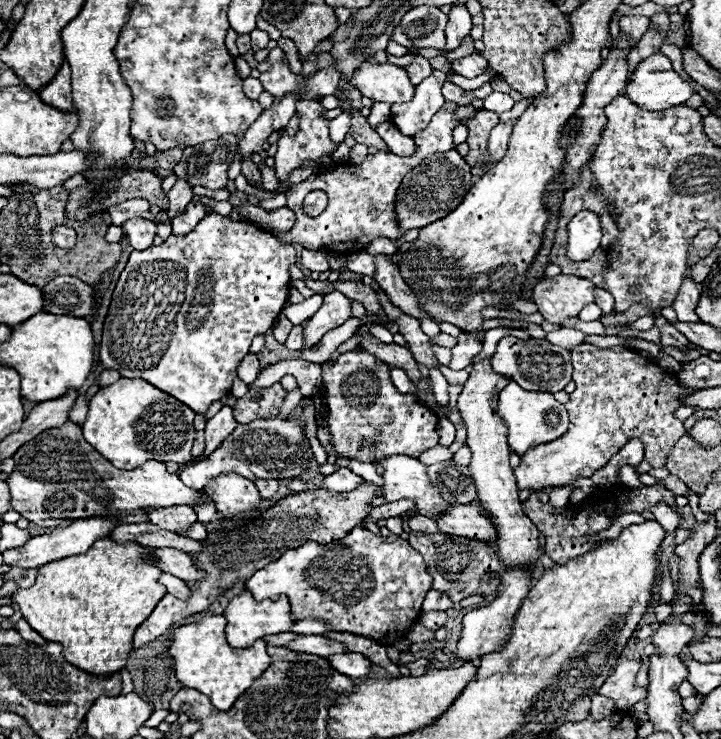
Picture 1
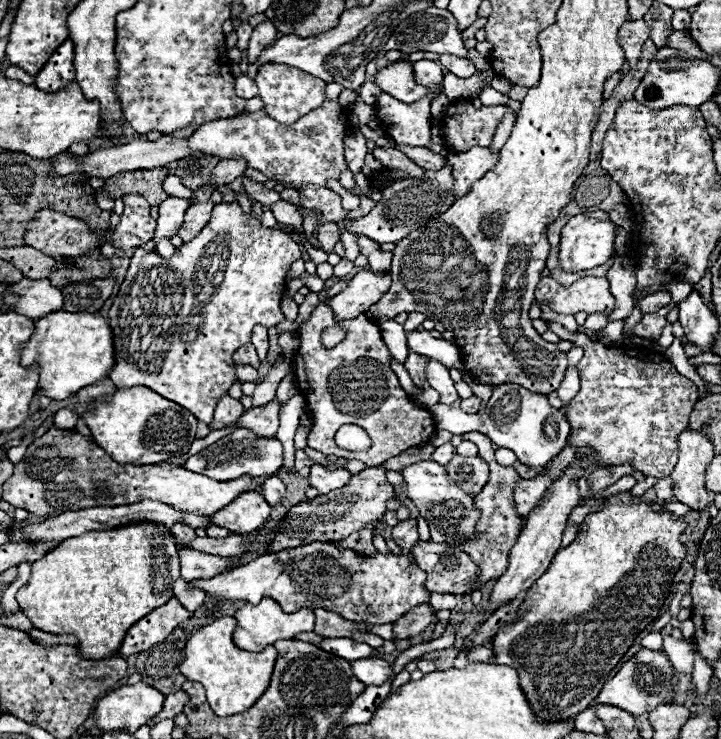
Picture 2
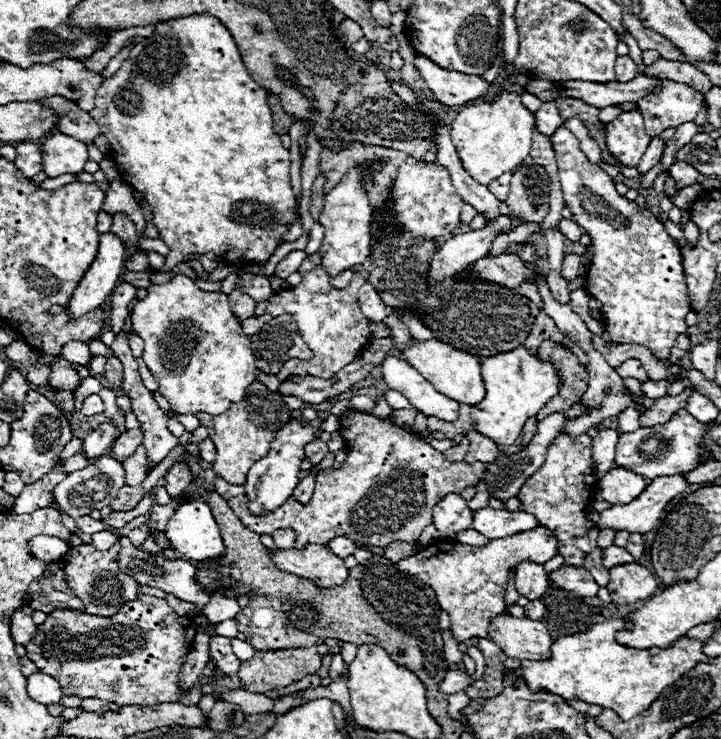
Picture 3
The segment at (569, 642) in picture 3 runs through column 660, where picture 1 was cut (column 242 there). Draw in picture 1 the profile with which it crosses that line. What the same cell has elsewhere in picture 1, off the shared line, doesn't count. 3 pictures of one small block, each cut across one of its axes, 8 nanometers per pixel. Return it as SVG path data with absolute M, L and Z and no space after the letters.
M208 616L192 624L184 624L180 628L174 628L170 636L170 648L168 654L174 660L174 670L176 678L186 686L194 688L202 694L206 694L212 704L218 710L228 710L232 702L254 682L268 666L270 666L270 656L266 654L266 642L256 640L250 648L230 648L226 638L224 638L224 628L226 628L226 618L224 616Z

